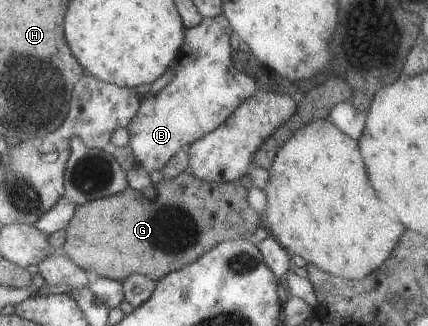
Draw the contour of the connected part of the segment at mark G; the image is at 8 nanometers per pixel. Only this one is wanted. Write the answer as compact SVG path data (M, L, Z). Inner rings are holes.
M184 172L176 178L163 178L153 187L153 199L148 199L142 191L129 186L115 195L77 206L72 220L65 228L67 239L62 252L86 272L96 272L98 277L122 282L131 274L138 273L158 282L168 273L198 260L221 242L252 240L252 234L263 225L261 216L247 200L248 190L237 181L216 184Z

